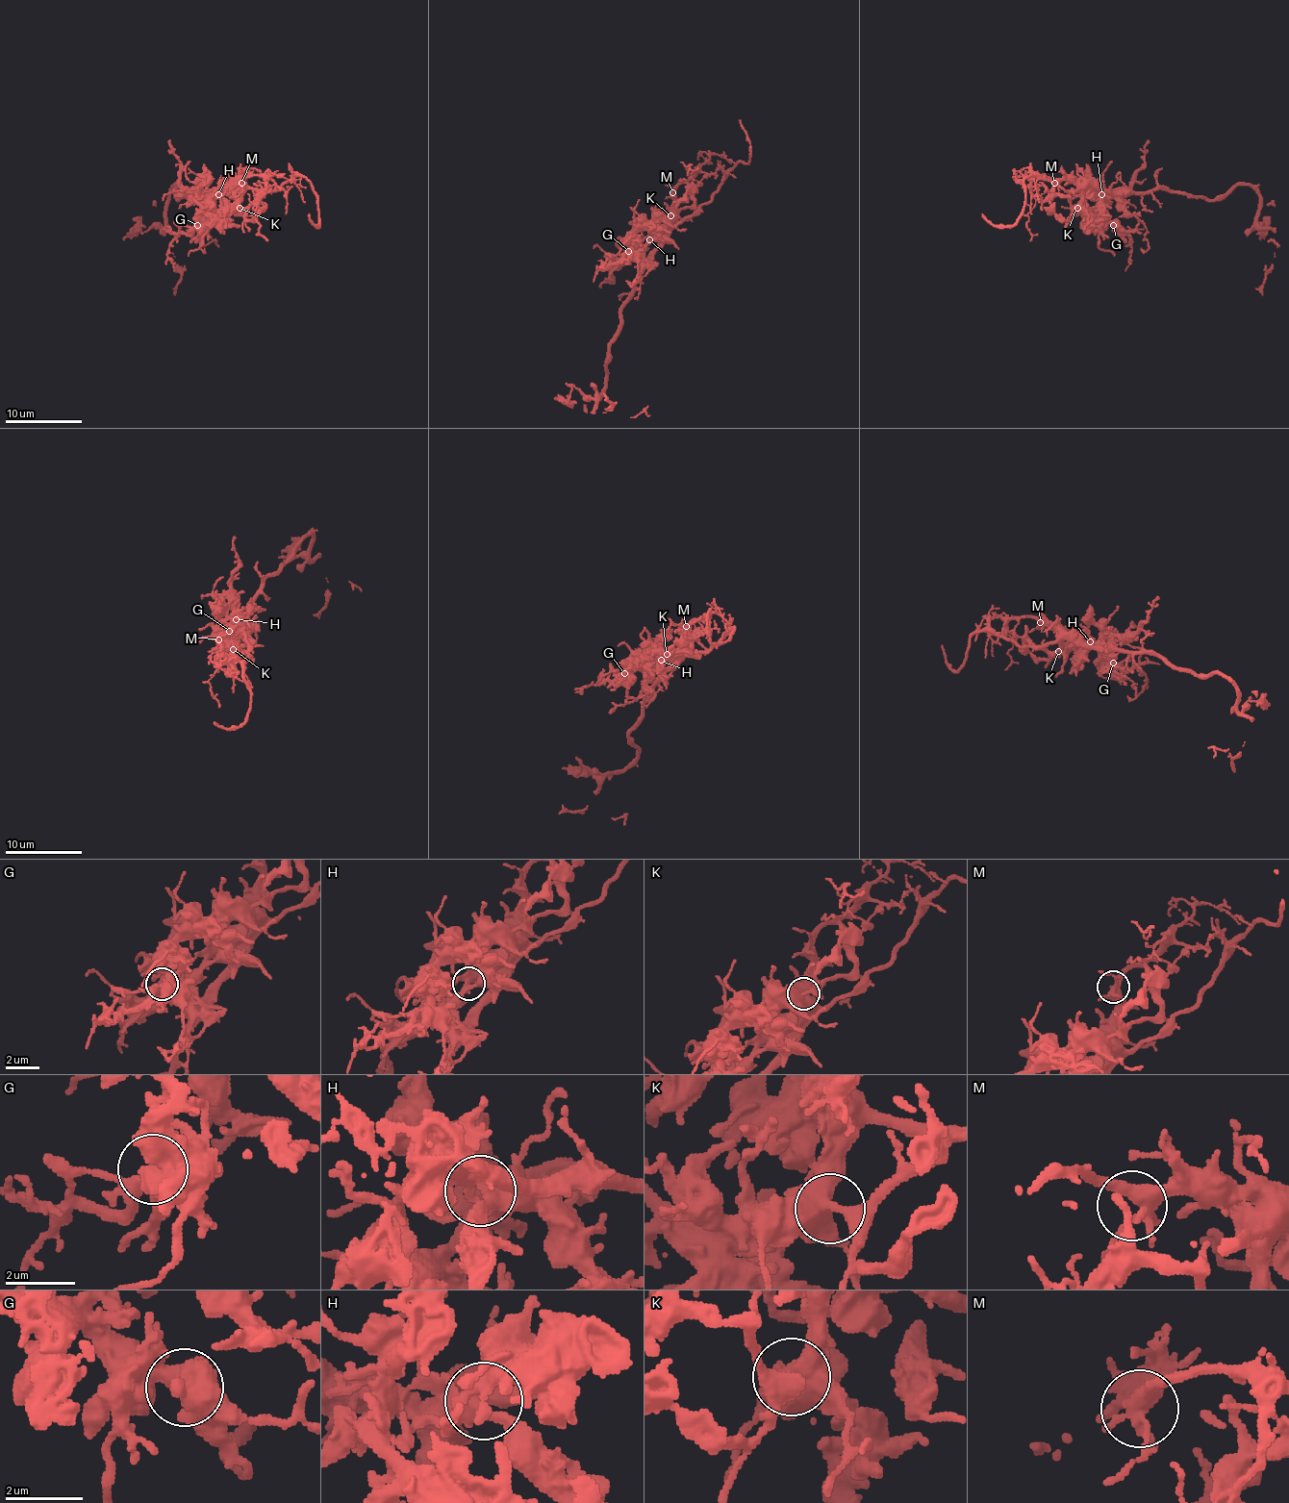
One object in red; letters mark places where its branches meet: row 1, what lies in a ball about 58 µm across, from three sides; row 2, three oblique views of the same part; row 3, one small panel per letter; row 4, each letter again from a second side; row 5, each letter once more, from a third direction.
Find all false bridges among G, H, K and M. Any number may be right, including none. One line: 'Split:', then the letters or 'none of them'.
Split: none of them

